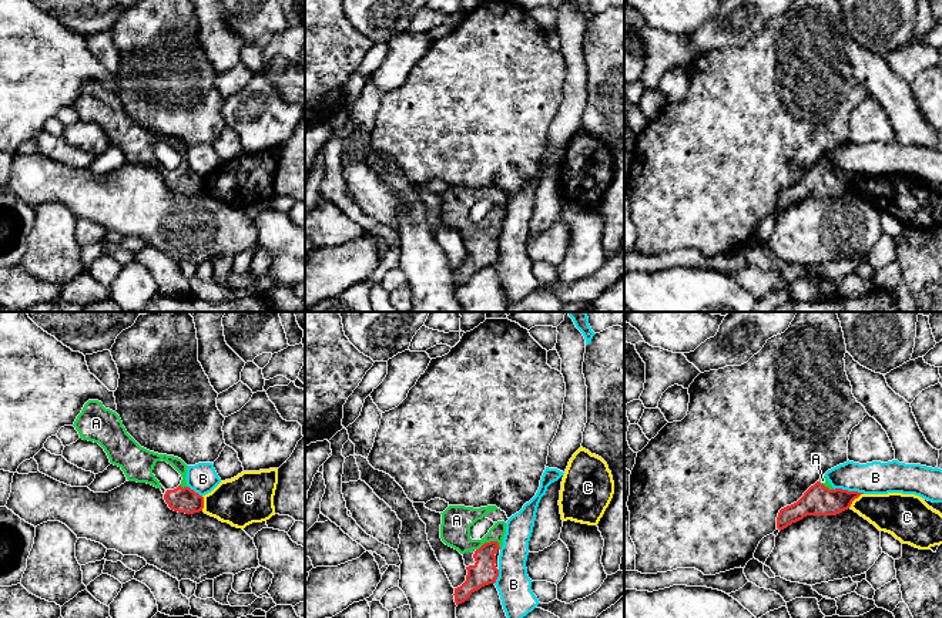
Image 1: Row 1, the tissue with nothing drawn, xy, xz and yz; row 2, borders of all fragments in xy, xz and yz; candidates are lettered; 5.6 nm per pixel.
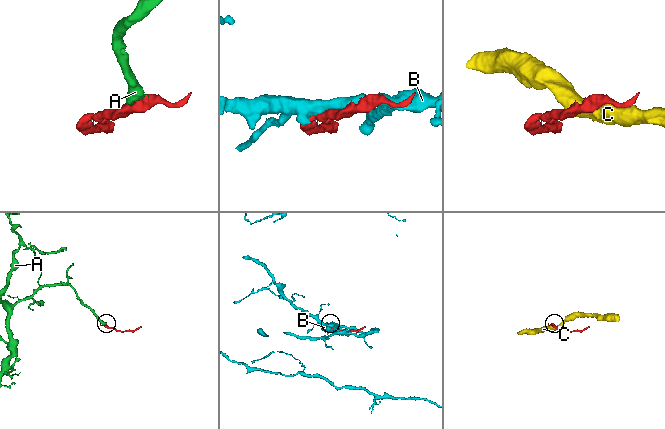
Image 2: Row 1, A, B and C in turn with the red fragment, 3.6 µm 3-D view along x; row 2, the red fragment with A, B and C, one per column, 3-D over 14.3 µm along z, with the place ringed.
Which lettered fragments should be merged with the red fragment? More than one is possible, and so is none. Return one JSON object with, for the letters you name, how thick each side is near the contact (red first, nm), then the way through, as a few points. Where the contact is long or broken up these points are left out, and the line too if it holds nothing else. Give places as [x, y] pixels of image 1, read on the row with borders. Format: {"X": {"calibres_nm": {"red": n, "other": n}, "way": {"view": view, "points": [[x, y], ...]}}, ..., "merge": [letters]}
{"A": {"calibres_nm": {"red": 140, "other": 180}, "way": {"view": "xz", "points": [[483, 573], [485, 548], [490, 541], [470, 544], [456, 520]]}}, "merge": ["A"]}

